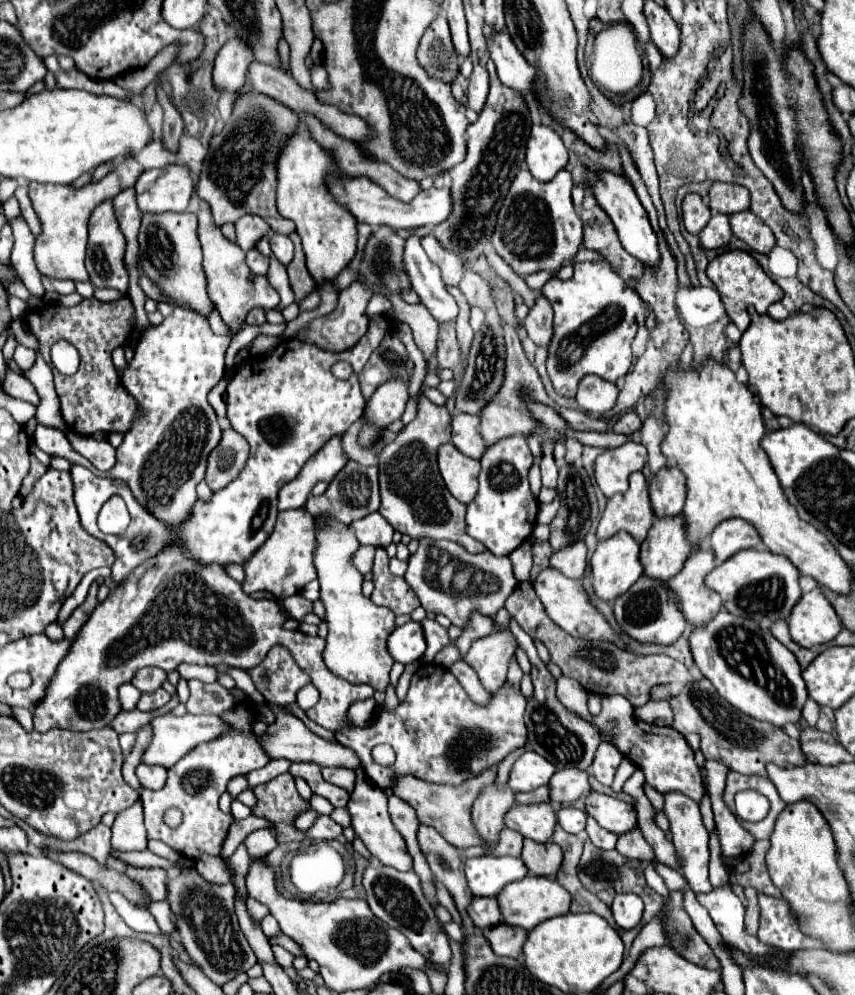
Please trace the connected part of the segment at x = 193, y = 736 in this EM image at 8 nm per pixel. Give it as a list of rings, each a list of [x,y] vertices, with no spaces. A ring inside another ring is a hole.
[[[158,714],[158,716],[152,718],[152,730],[154,730],[154,738],[152,738],[152,744],[148,746],[148,750],[144,752],[142,762],[172,768],[182,756],[186,756],[198,744],[216,740],[222,734],[226,734],[230,730],[230,724],[224,722],[220,716],[192,716],[192,714],[186,714],[186,716],[178,718],[174,714]]]

